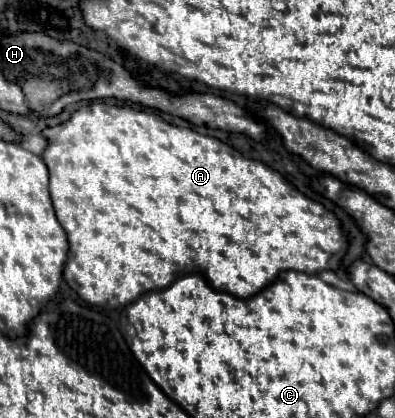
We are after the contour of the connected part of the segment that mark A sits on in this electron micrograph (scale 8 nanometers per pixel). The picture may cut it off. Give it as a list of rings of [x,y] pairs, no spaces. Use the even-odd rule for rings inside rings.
[[[93,101],[93,103],[87,103],[81,109],[77,109],[65,123],[55,125],[55,127],[45,127],[43,137],[49,143],[43,151],[43,161],[51,175],[51,199],[53,199],[55,215],[69,239],[69,255],[67,255],[67,263],[63,267],[63,279],[87,303],[125,307],[125,305],[133,303],[139,295],[143,295],[147,291],[155,291],[155,289],[165,289],[175,279],[179,279],[183,275],[191,275],[191,273],[199,273],[199,275],[207,277],[207,281],[217,291],[225,291],[225,293],[245,299],[245,297],[259,293],[269,283],[273,283],[279,271],[295,269],[295,271],[315,275],[325,269],[335,269],[347,249],[347,241],[343,237],[343,231],[341,231],[335,215],[329,213],[323,205],[319,205],[319,203],[307,199],[303,193],[299,193],[277,171],[265,167],[259,161],[243,157],[239,151],[221,143],[215,137],[207,137],[193,129],[171,125],[155,113],[147,113],[141,109],[127,107],[127,105],[107,105],[101,101]]]

